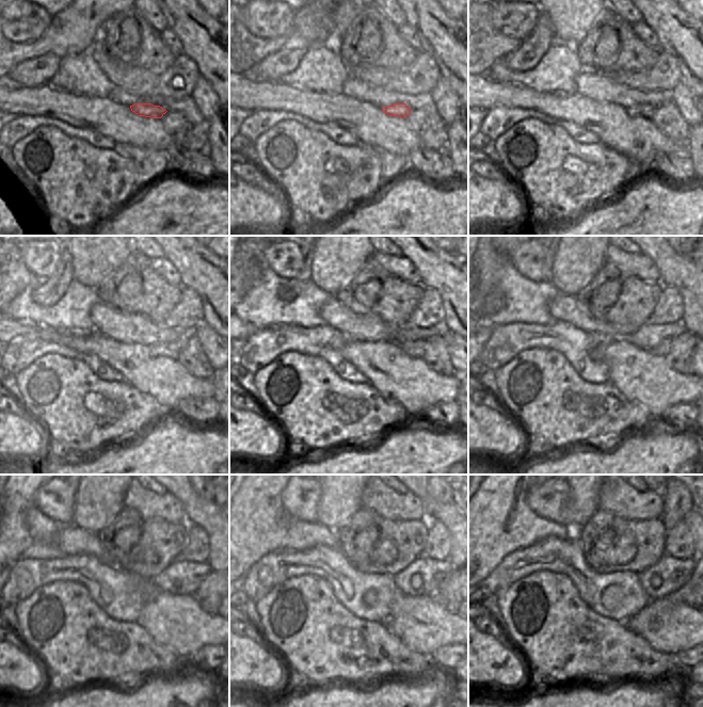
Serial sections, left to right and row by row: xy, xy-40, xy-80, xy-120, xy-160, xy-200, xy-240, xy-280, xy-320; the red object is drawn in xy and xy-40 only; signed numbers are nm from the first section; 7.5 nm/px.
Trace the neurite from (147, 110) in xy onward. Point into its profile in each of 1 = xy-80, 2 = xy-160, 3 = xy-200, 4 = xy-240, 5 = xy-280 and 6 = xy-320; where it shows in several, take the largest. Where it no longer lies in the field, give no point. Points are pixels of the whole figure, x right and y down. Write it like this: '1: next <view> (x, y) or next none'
1: next xy-80 (643, 110)
2: next xy-160 (414, 340)
3: next xy-200 (656, 339)
4: next xy-240 (180, 578)
5: next xy-280 (432, 573)
6: next xy-320 (674, 573)

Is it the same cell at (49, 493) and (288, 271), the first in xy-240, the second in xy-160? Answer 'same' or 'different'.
same

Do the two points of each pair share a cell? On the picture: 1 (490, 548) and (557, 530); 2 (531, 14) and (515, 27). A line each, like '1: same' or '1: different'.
1: same
2: same

